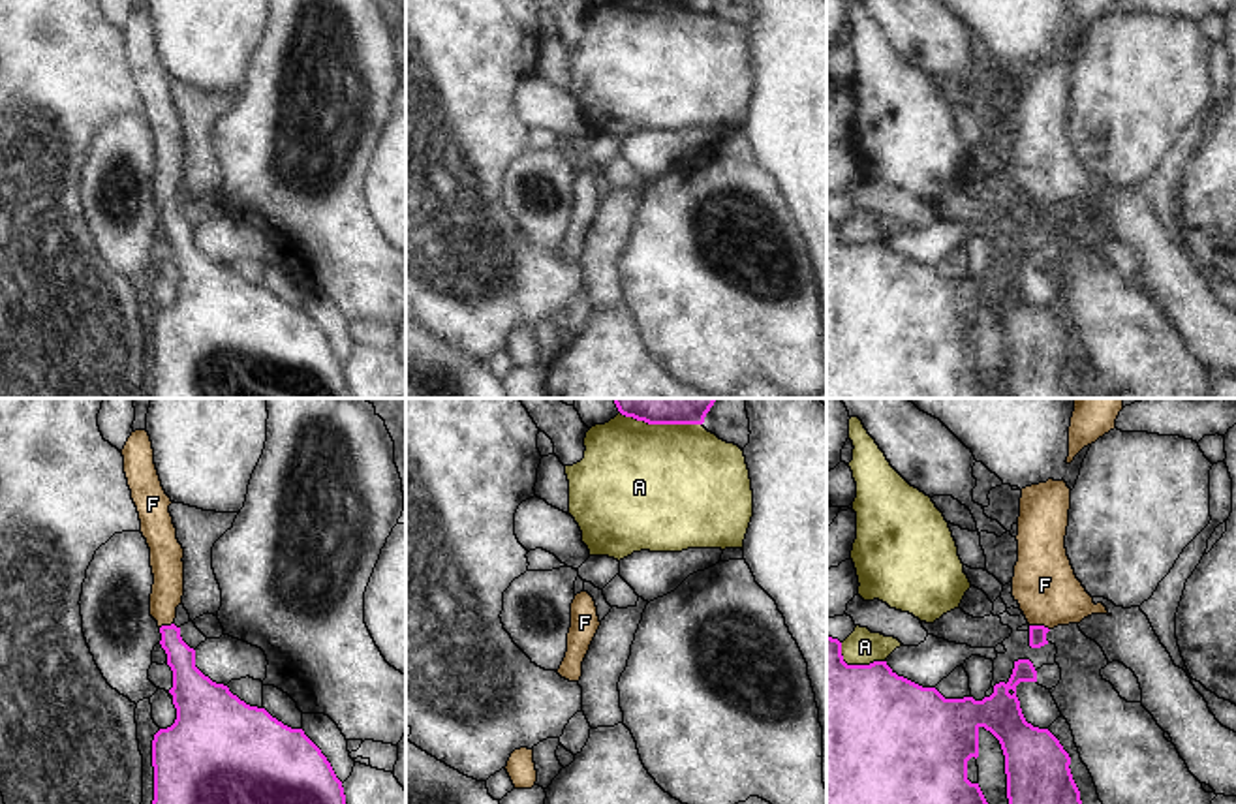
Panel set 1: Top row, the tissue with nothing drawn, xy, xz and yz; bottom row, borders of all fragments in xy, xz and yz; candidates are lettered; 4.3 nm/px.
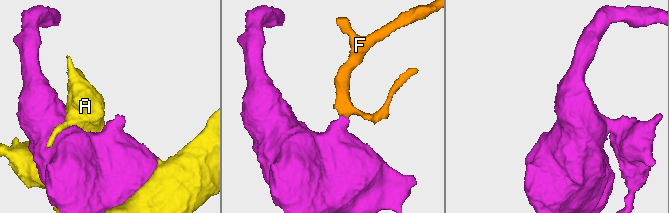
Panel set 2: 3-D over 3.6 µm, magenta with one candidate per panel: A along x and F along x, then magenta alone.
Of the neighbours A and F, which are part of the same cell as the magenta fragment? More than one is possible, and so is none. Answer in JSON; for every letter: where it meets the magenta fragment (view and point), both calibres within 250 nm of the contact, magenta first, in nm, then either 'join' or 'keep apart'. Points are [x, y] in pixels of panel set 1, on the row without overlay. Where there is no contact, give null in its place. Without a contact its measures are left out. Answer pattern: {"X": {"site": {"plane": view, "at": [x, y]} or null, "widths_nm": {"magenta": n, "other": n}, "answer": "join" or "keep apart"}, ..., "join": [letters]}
{"A": {"site": {"plane": "yz", "at": [857, 245]}, "widths_nm": {"magenta": 500, "other": 150}, "answer": "keep apart"}, "F": {"site": {"plane": "yz", "at": [1039, 205]}, "widths_nm": {"magenta": 80, "other": 280}, "answer": "join"}, "join": ["F"]}

